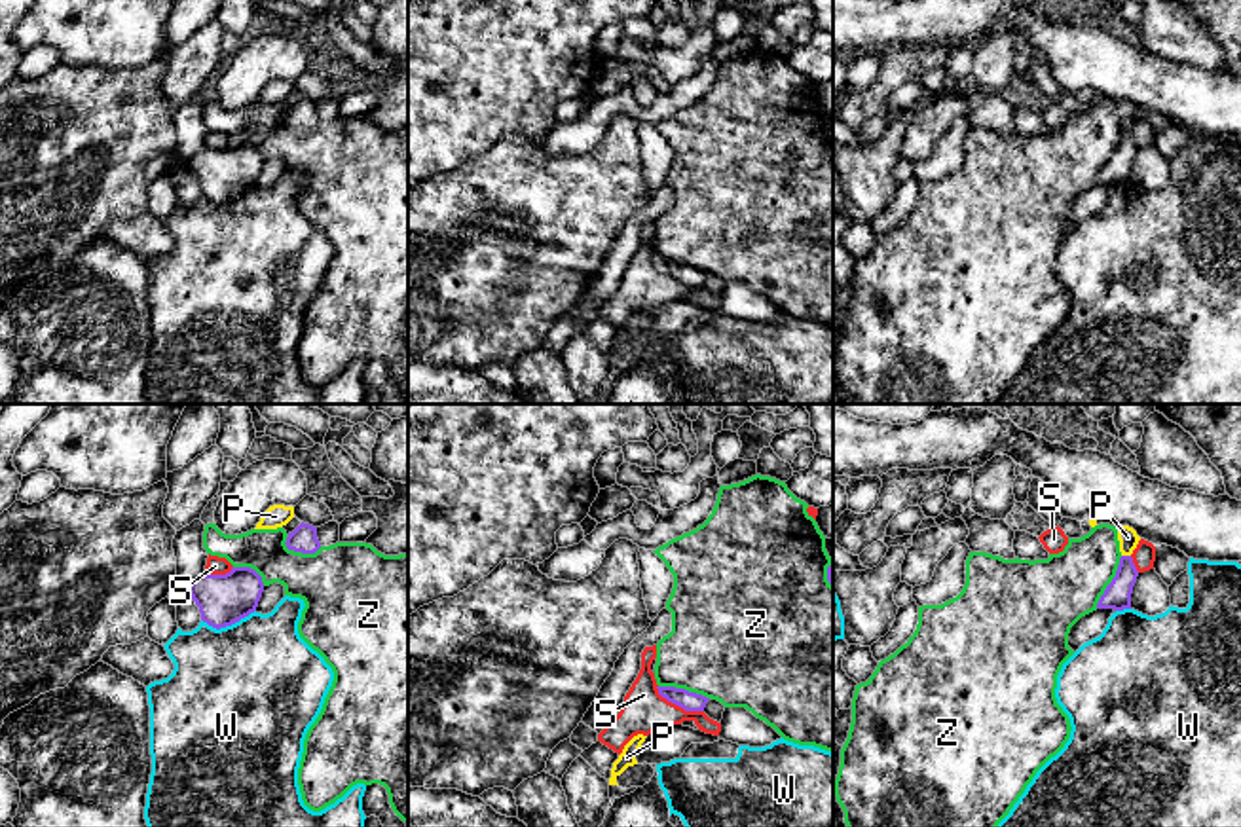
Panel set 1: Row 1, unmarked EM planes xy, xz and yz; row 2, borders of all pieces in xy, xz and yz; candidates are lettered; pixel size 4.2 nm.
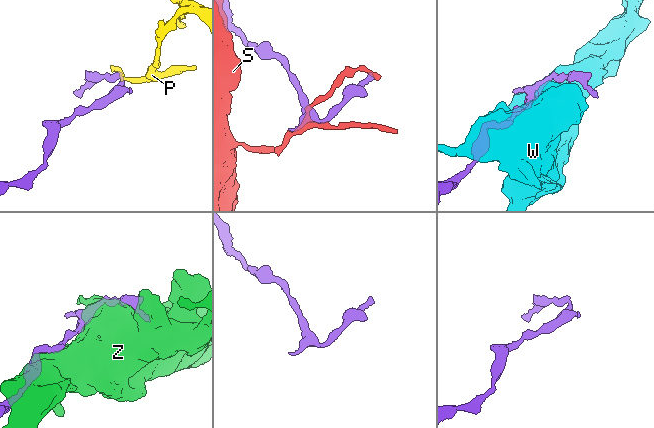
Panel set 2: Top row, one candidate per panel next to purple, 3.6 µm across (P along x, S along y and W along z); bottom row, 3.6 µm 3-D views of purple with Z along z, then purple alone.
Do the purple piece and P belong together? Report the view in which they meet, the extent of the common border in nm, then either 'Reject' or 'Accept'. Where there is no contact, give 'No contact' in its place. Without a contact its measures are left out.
Touches purple in yz. Shared border 40 nm. Reject

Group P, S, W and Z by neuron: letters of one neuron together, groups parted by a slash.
P / S / W / Z

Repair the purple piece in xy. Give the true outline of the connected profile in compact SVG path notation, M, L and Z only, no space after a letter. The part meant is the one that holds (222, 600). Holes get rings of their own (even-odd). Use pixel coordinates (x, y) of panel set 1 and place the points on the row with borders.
M232 567L226 575L199 575L188 592L201 620L220 630L256 611L264 592L262 577L250 567Z

